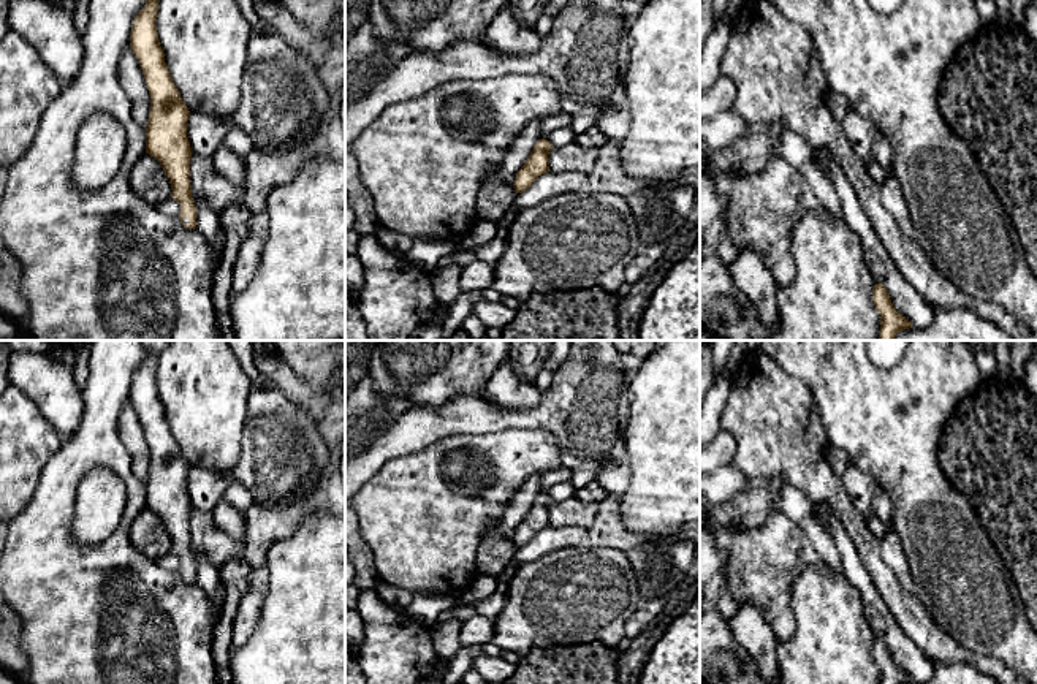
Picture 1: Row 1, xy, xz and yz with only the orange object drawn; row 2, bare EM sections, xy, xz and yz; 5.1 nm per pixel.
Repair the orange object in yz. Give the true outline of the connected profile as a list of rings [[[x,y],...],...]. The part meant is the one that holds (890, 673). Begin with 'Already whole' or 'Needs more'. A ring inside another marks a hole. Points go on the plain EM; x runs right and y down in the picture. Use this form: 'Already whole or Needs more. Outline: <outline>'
Already whole. Outline: [[[876,638],[872,644],[872,656],[880,670],[880,684],[909,684],[912,678],[899,670],[891,659],[890,649],[882,638]]]

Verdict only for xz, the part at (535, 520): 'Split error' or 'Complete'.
Split error

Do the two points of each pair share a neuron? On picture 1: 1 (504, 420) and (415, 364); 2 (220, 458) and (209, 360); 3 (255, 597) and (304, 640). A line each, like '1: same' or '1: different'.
1: different
2: same
3: different

